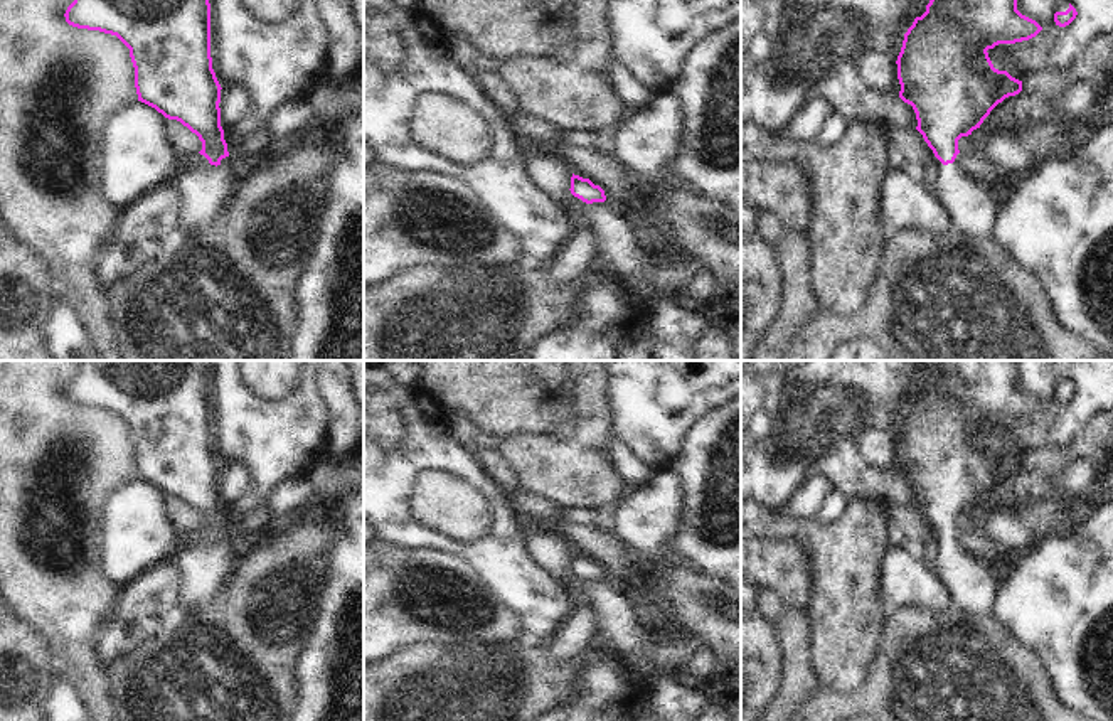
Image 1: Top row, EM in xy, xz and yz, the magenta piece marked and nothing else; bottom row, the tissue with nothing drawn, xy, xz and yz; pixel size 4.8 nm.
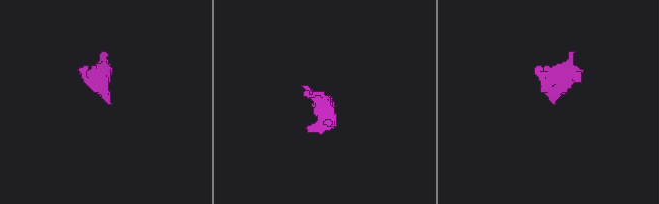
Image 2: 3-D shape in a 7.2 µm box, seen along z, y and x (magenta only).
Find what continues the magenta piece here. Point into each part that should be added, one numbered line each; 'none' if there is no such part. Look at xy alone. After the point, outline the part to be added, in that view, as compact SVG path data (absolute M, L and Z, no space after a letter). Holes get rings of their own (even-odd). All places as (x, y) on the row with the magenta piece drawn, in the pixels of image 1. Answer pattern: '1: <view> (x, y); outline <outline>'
none

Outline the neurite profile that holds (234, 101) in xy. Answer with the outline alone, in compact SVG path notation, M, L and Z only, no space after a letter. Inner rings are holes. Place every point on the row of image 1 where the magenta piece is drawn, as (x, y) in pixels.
M229 86L221 89L221 126L222 130L234 128L248 113L251 99L241 86Z

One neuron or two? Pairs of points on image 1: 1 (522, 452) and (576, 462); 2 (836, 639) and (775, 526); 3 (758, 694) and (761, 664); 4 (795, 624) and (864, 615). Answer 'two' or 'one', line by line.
1: one
2: one
3: one
4: two

